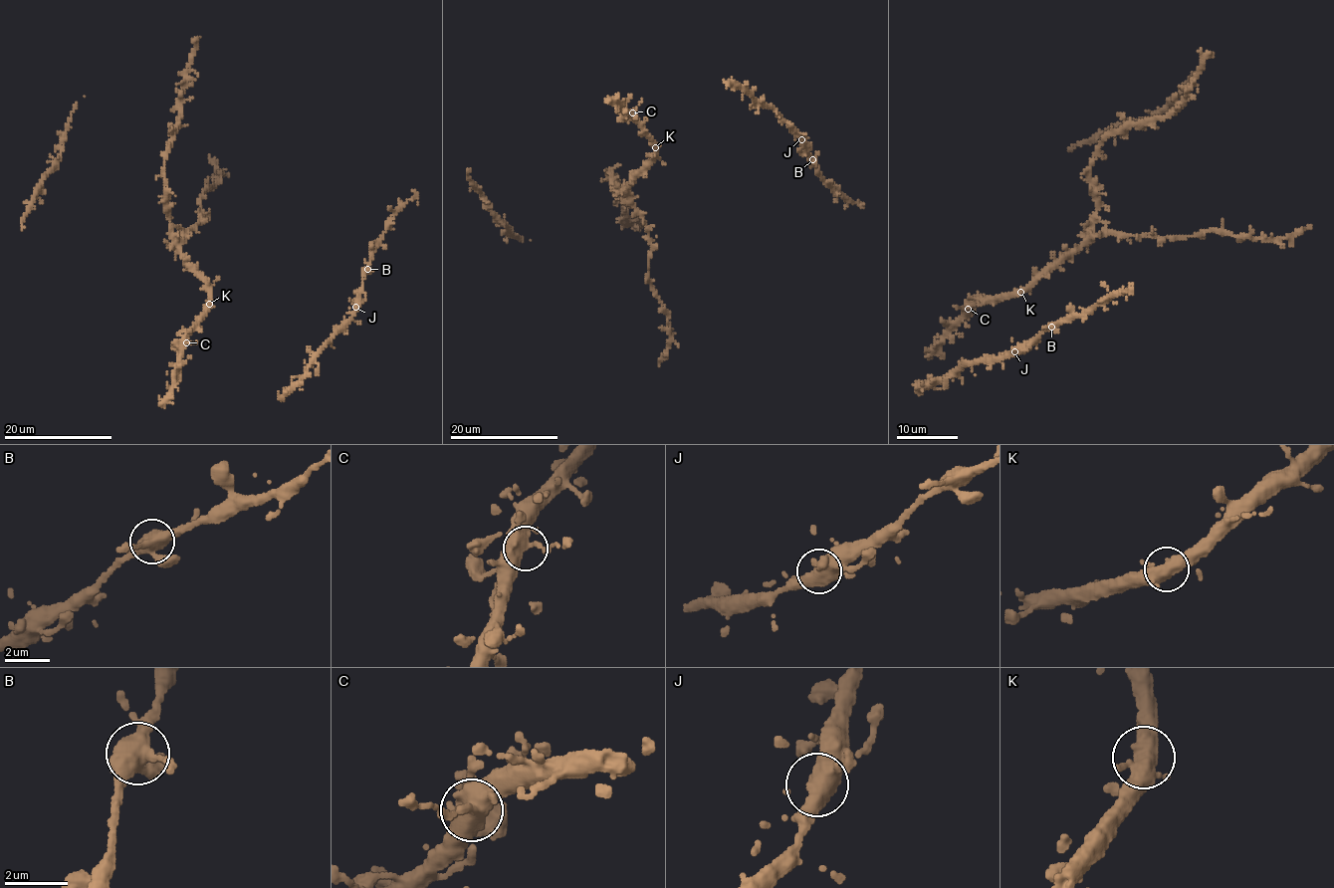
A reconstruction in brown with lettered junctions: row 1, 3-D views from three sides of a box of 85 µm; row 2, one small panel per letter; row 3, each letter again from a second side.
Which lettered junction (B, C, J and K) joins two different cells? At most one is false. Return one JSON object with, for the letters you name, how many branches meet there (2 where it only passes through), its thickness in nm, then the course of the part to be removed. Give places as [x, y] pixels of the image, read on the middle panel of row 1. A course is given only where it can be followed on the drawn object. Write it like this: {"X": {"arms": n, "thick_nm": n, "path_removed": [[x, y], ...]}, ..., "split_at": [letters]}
{"split_at": []}

